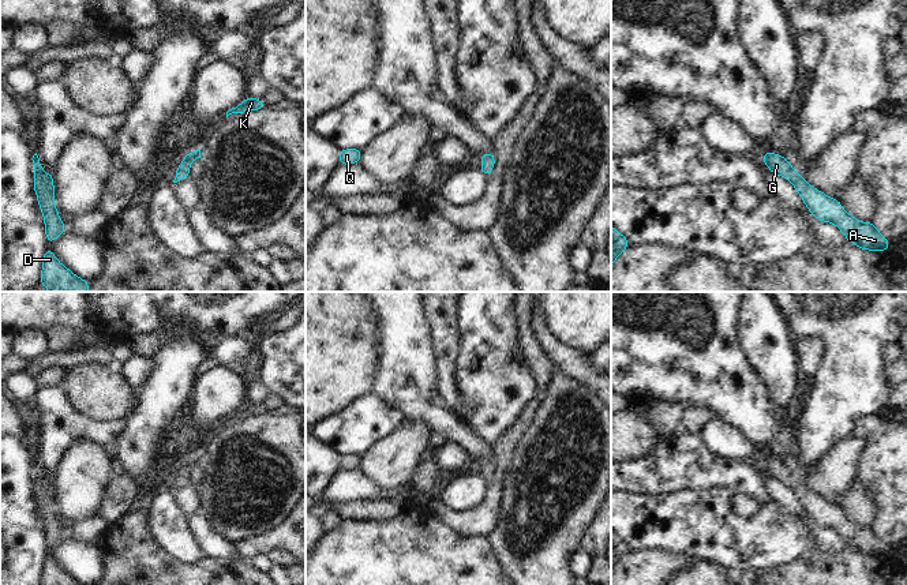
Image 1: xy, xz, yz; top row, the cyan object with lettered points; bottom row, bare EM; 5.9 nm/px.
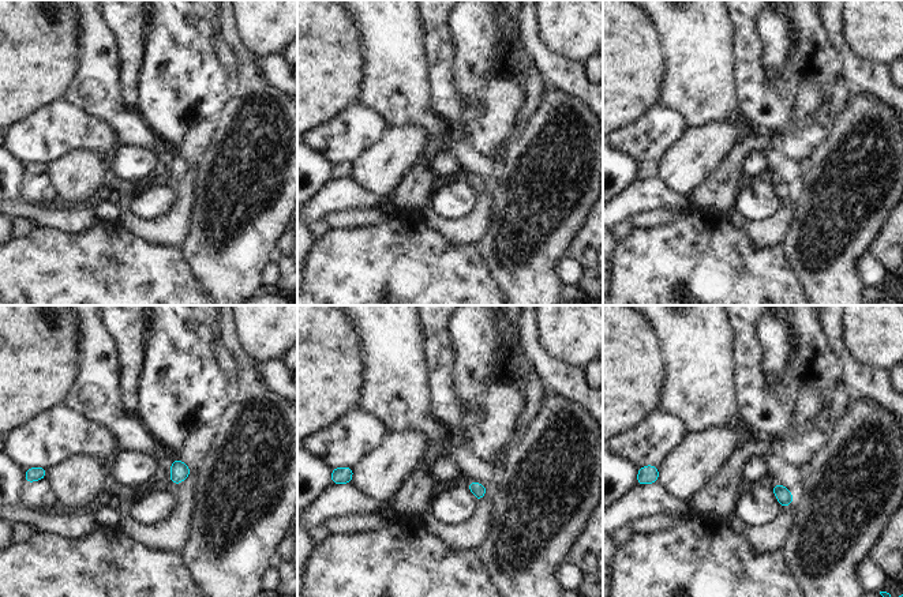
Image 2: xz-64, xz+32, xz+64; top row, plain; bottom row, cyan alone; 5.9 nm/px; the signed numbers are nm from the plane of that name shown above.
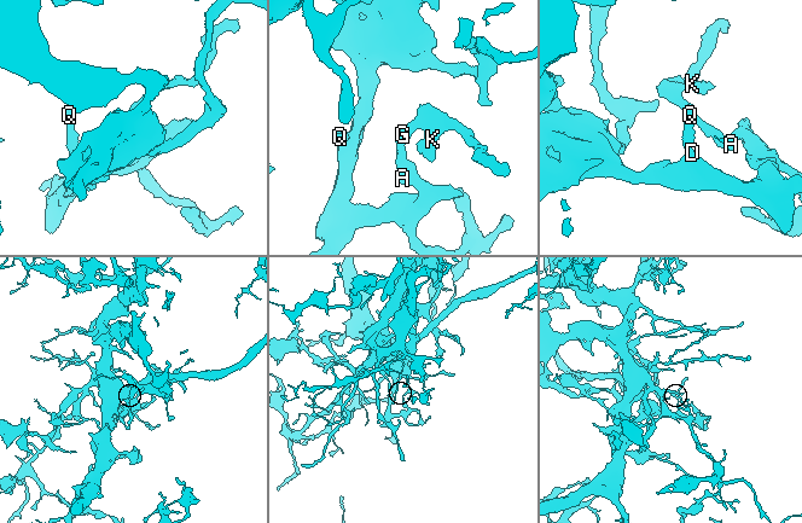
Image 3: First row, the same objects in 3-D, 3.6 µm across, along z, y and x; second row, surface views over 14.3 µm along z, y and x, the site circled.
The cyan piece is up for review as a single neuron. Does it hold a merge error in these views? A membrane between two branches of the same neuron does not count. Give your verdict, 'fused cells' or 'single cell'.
single cell

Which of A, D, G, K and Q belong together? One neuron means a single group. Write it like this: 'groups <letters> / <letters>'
groups A D G K Q

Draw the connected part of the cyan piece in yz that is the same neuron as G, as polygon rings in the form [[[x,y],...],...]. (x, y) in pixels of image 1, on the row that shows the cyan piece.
[[[767,151],[762,155],[762,161],[772,173],[788,179],[809,211],[817,220],[836,225],[847,241],[854,243],[861,250],[878,252],[891,247],[889,241],[877,230],[873,222],[858,221],[844,210],[839,200],[807,184],[806,180],[794,170],[794,166],[786,157]]]

